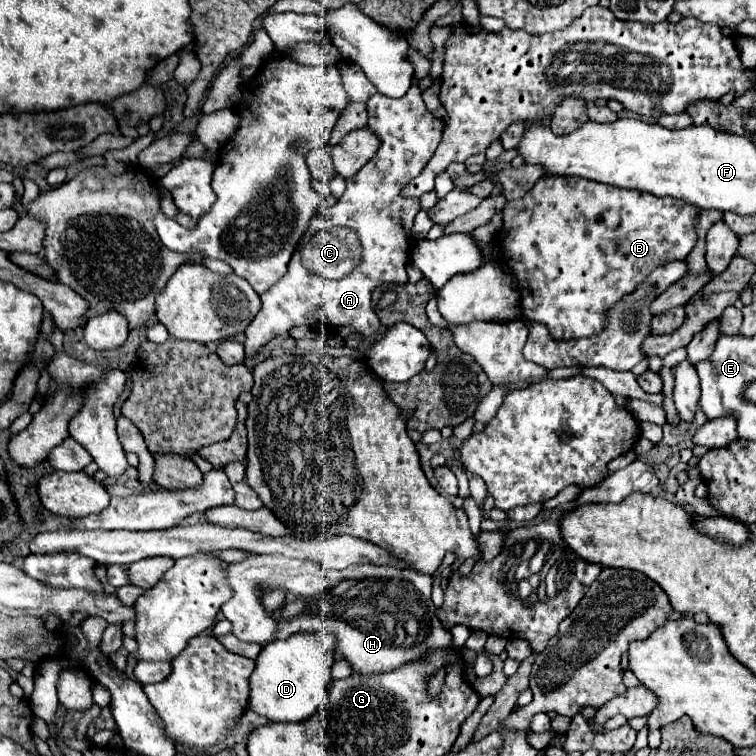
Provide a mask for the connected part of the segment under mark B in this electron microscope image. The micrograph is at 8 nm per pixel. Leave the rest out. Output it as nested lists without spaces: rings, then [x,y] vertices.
[[[542,177],[536,181],[536,185],[518,201],[510,201],[504,205],[504,231],[502,231],[502,259],[504,265],[512,269],[512,273],[518,277],[520,291],[522,291],[522,311],[528,319],[544,323],[554,339],[578,339],[578,337],[590,337],[602,331],[606,323],[606,309],[612,307],[612,303],[618,303],[622,295],[628,295],[628,291],[634,291],[650,271],[654,271],[660,265],[666,265],[670,261],[686,261],[690,251],[696,247],[698,235],[696,235],[696,219],[700,209],[692,203],[684,203],[682,199],[656,199],[656,195],[644,195],[642,191],[620,191],[618,187],[608,187],[602,183],[592,183],[590,179],[572,179],[572,177]]]

